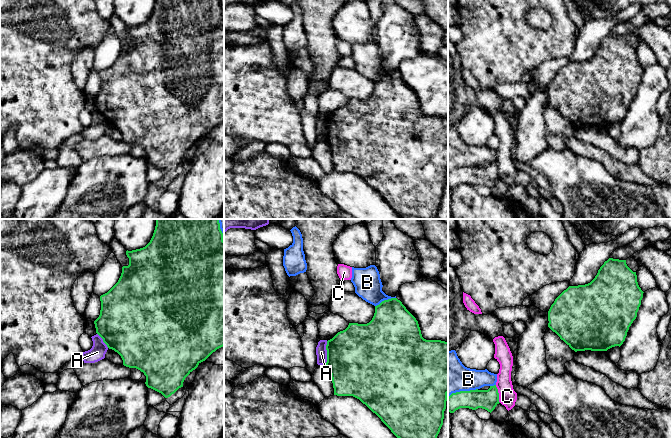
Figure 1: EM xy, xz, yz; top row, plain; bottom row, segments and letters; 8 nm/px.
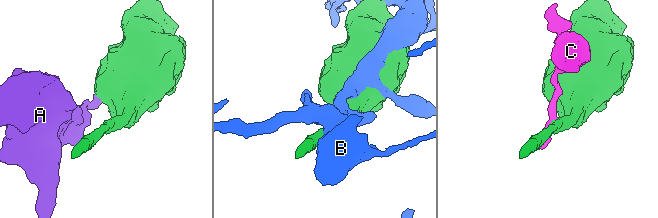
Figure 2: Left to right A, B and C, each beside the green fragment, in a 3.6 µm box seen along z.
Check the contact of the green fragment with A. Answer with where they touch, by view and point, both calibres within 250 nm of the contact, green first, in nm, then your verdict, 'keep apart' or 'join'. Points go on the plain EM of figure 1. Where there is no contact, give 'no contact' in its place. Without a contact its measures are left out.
contact xz (327, 129); calibres 500 and 90 nm; keep apart

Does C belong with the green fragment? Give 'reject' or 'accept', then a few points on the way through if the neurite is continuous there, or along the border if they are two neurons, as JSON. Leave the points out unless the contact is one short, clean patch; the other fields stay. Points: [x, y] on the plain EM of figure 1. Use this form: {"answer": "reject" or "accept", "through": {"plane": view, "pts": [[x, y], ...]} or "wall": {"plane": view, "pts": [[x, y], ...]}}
{"answer": "reject", "wall": {"plane": "yz", "pts": [[495, 161], [500, 178]]}}

